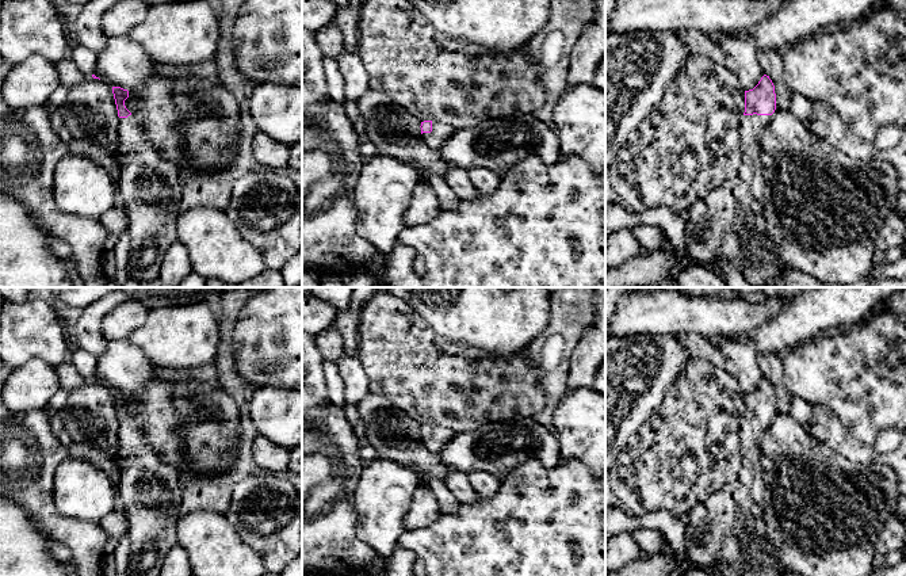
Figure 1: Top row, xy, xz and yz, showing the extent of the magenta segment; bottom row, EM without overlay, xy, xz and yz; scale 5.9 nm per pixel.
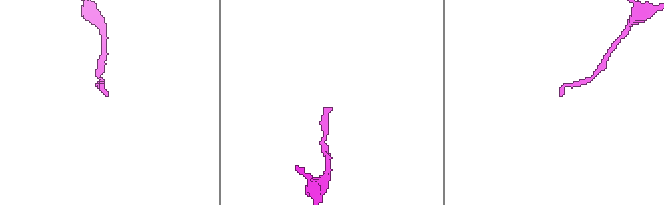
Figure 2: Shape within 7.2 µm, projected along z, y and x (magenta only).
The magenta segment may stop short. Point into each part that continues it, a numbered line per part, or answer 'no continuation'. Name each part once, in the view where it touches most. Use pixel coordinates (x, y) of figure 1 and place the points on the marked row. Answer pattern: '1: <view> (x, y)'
1: yz (717, 228)

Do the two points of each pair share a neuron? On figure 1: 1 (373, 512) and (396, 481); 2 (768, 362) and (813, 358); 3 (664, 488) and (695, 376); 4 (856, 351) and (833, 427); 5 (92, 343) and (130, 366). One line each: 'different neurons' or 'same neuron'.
1: same neuron
2: different neurons
3: same neuron
4: different neurons
5: different neurons

